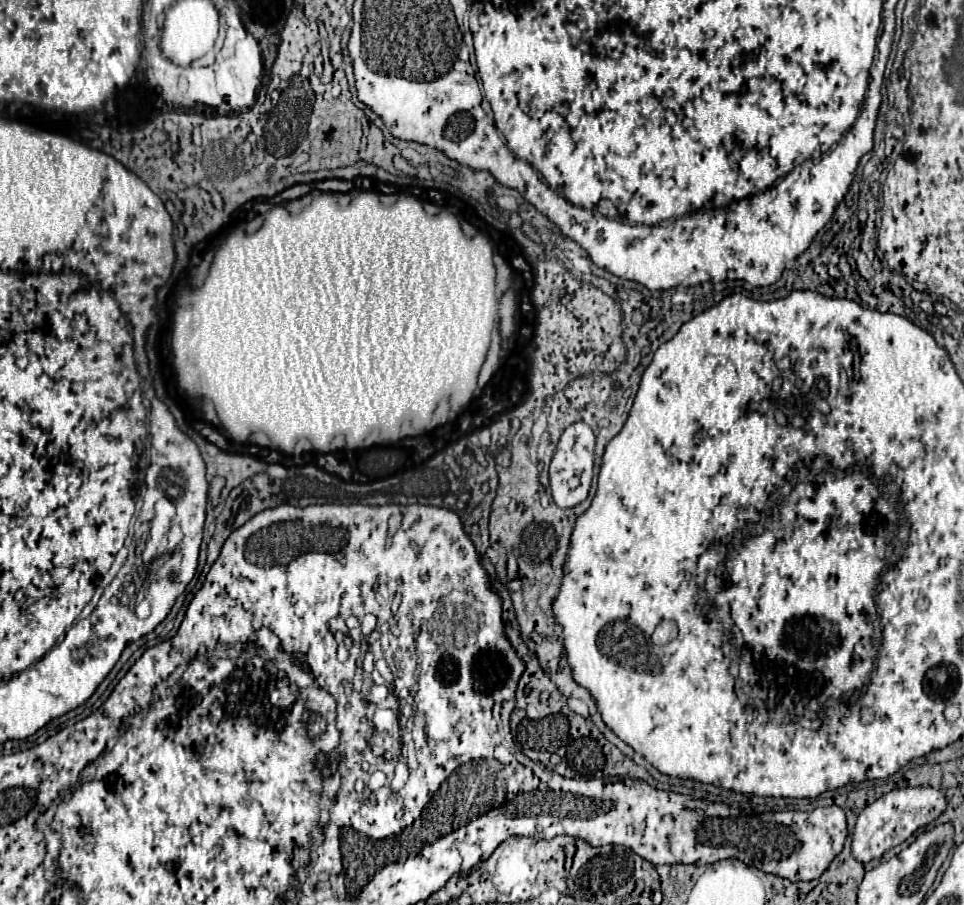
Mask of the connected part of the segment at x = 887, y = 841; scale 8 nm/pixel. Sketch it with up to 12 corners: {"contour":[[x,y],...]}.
{"contour":[[901,787],[861,811],[853,857],[881,859],[945,809],[935,787]]}

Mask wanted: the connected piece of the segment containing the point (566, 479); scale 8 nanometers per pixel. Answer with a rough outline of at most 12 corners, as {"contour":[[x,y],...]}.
{"contour":[[569,425],[549,465],[553,501],[583,503],[593,479],[595,435]]}

